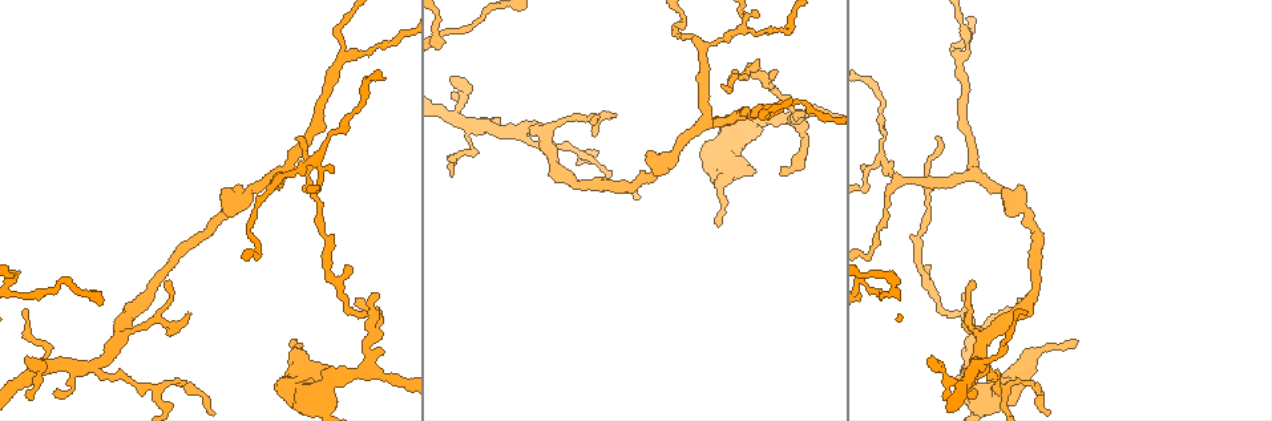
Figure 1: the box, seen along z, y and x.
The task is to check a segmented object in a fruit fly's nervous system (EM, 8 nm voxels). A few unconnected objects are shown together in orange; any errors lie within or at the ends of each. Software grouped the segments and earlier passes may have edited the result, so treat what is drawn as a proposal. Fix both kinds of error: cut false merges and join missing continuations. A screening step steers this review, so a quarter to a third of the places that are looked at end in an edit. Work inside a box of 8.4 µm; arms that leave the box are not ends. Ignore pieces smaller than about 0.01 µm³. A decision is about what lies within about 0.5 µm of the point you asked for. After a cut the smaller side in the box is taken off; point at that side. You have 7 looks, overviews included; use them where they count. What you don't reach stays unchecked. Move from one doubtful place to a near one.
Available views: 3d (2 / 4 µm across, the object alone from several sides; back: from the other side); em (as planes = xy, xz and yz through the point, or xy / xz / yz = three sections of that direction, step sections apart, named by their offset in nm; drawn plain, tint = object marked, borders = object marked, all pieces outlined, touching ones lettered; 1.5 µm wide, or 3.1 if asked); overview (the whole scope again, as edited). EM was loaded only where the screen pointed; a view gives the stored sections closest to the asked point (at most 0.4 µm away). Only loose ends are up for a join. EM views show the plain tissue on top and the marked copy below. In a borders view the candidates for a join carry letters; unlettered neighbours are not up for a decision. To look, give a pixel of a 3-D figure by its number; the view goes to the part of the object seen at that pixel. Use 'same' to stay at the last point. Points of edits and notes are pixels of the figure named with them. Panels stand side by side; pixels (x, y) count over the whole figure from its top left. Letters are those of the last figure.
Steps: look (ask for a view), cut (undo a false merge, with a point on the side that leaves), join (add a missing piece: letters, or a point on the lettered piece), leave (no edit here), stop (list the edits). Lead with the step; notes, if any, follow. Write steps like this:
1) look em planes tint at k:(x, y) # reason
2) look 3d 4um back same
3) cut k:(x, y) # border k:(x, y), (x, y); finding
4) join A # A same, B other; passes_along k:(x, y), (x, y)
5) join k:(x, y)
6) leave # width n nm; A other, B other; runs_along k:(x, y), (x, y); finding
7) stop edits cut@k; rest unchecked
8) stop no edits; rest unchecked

look 3d 2um back at 1:(797, 123) # arms part here

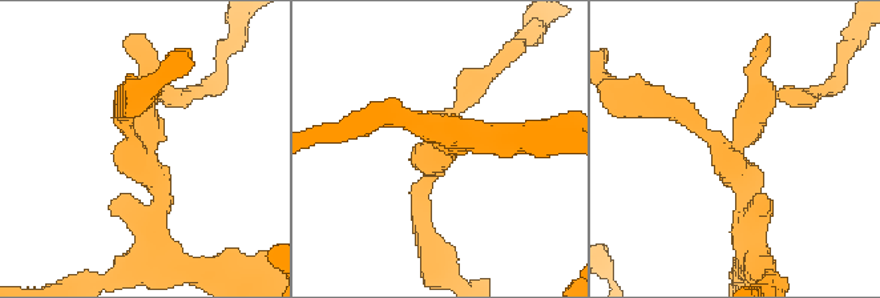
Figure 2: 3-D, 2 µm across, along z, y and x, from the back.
look em xz step 4 borders at 2:(151, 169) # need the tissue

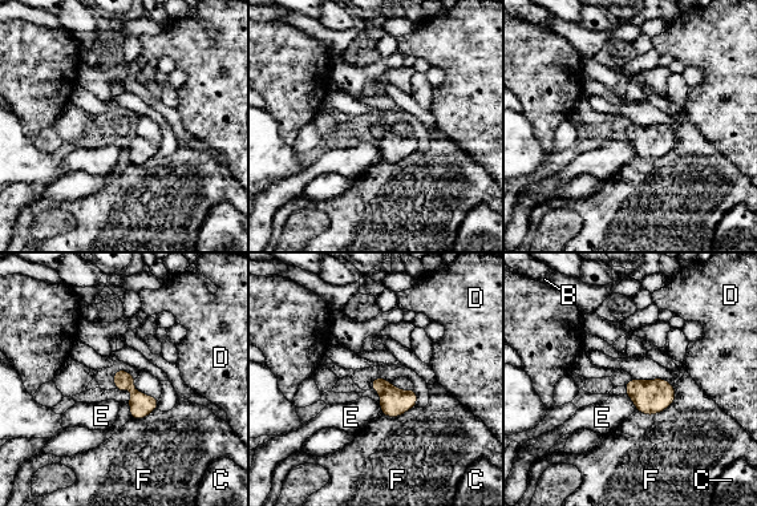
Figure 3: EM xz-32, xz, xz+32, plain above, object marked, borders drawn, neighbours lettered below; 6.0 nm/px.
look em planes borders same

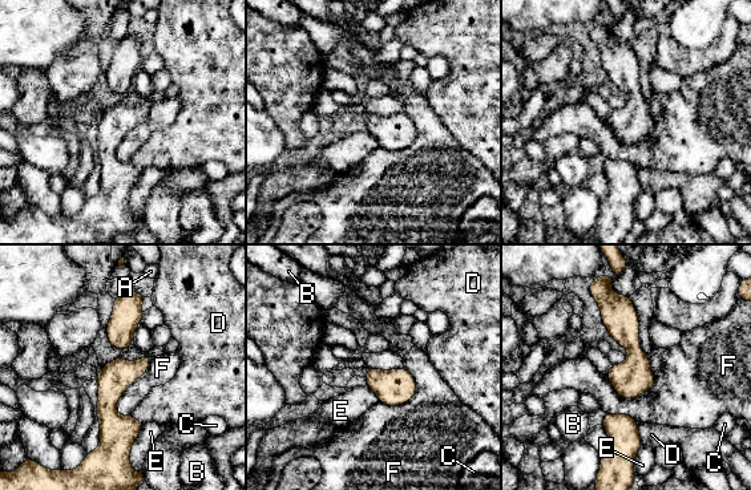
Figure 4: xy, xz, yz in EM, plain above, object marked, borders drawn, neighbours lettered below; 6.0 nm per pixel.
leave # longest_contact F 400 nm; A other, B other, C other, D other, E other, F other; border 4:(153, 359), (118, 399), (120, 416); one cell here

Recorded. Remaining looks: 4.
look em xz step 4 tint at 1:(741, 28) # three-way junction

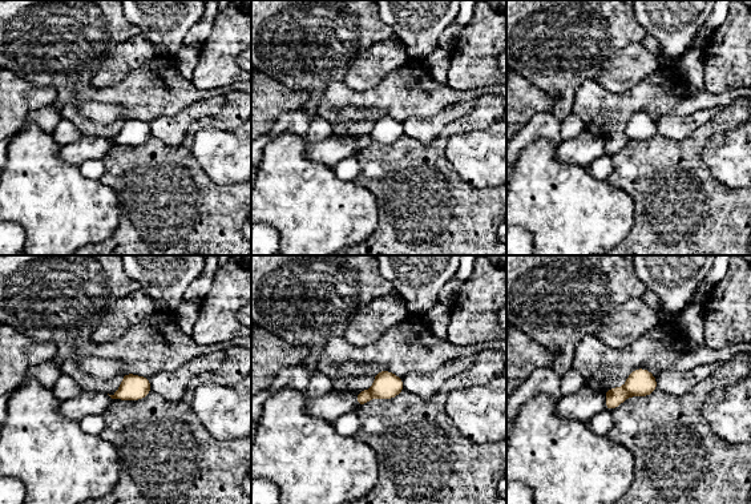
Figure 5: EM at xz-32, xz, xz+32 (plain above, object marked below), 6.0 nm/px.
look em xy step 4 tint same # another direction

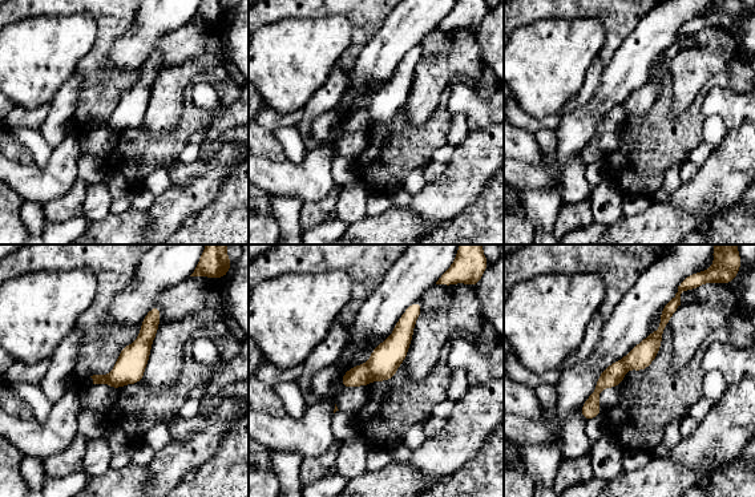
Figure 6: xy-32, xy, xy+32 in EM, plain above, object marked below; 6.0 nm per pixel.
look em xy step 4 borders same # see the neighbours

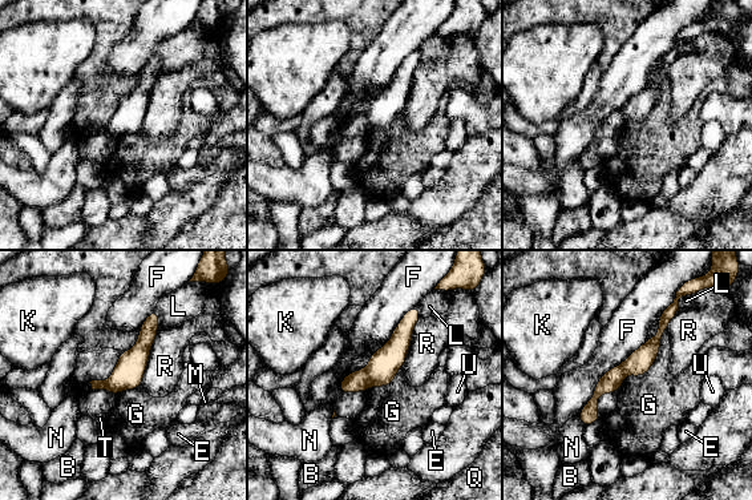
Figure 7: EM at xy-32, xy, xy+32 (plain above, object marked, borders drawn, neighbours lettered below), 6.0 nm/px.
cut 7:(381, 369) # width 150 nm; B other, E other, F other, G other, K other, L other, M other, N other, Q other, R other, T other, U other; part_leaving 7:(416, 311), (371, 383); two cells meet here

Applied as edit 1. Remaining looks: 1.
stop edits cut@7; rest unchecked

